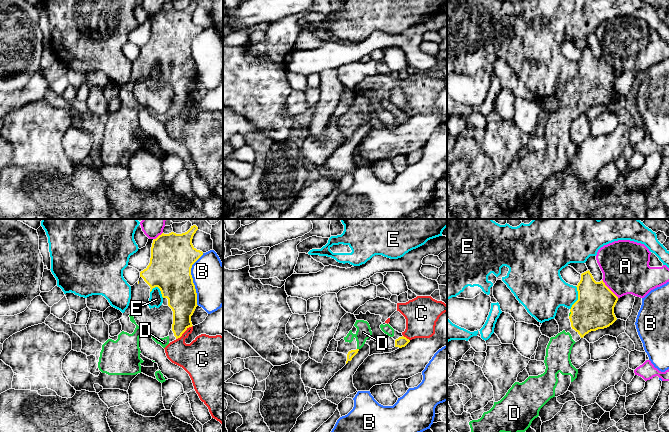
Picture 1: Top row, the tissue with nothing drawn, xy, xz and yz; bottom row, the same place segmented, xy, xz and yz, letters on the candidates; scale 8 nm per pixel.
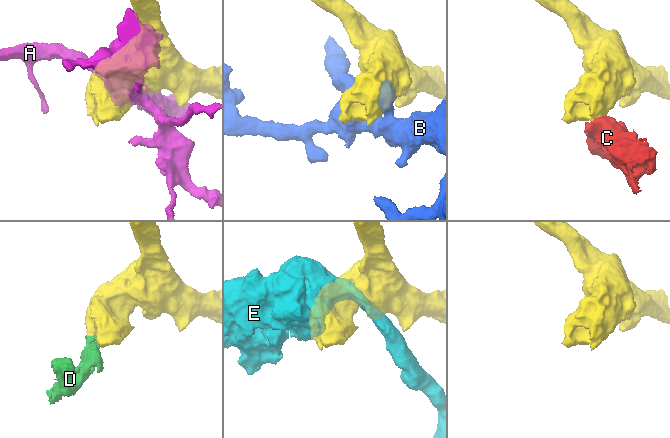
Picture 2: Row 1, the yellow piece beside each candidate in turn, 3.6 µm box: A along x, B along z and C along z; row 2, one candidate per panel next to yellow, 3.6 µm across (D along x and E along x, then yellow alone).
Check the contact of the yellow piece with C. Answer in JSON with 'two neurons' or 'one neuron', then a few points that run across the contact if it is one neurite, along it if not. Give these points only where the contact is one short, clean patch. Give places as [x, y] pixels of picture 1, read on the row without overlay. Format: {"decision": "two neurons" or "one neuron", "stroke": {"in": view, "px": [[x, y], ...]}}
{"decision": "two neurons", "stroke": {"in": "xy", "px": [[192, 101], [176, 115]]}}

